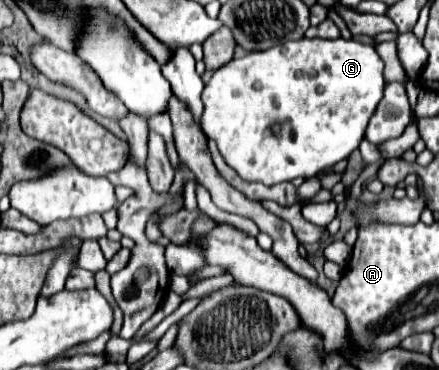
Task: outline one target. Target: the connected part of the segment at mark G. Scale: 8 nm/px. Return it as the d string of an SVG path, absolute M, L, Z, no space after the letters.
M301 38L263 52L249 52L215 70L203 90L205 108L199 124L207 138L217 142L225 162L247 182L271 186L297 176L313 178L357 150L369 118L383 98L383 88L383 60L373 46L343 38Z

